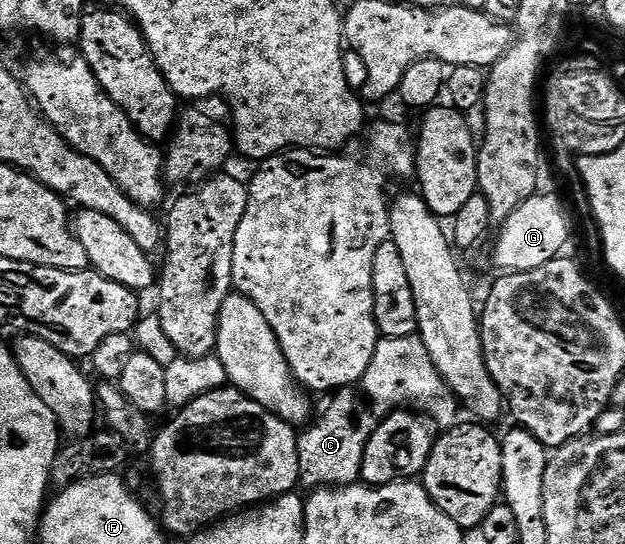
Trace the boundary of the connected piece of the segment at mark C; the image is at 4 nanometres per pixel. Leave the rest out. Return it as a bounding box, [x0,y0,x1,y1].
[299,389,377,492]

